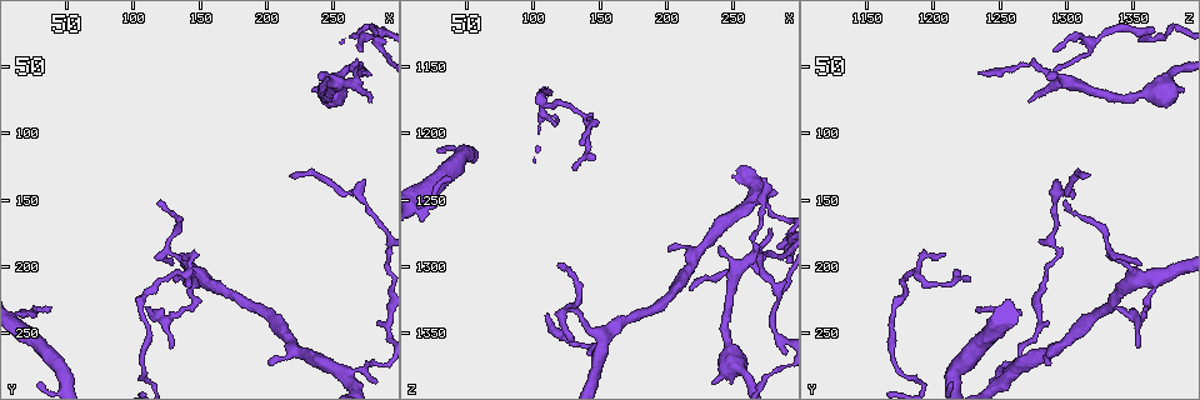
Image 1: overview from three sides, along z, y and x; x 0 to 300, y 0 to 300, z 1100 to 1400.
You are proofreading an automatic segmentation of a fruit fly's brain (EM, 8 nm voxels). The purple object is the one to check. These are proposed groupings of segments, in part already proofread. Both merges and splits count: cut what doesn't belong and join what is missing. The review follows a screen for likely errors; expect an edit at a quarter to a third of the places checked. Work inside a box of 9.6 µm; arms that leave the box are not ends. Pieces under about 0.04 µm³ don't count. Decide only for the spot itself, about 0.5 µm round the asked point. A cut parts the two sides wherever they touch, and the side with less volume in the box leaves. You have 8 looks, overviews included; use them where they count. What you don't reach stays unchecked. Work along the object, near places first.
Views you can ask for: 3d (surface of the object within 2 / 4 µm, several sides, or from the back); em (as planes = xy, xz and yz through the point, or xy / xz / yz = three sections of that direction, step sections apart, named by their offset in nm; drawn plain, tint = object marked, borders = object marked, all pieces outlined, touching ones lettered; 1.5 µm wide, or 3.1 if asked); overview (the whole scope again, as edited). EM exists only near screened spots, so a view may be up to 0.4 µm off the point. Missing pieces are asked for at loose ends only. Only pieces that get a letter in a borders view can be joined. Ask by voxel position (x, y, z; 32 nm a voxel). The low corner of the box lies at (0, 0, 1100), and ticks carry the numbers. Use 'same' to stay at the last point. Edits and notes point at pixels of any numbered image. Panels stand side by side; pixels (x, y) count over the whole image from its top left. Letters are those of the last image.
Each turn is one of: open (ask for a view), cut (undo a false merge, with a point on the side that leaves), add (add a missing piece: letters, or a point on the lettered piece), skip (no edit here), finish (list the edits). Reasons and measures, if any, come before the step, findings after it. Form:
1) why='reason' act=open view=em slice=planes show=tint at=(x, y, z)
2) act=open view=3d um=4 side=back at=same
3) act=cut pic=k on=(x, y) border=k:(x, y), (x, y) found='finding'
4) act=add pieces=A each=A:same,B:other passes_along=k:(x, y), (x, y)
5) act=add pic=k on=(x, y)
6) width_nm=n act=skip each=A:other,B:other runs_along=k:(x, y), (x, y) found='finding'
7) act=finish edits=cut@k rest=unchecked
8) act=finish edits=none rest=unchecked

why='calibre changes' act=open view=3d um=4 at=(250, 72, 1362)

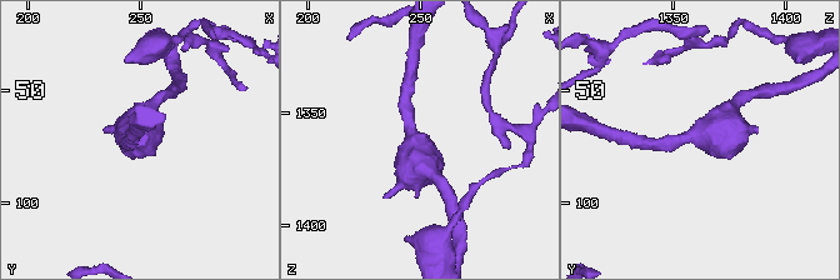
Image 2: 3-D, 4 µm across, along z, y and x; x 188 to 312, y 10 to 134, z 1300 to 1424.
why='now the EM' act=open view=em slice=xz step=4 show=borders at=(248, 69, 1362)

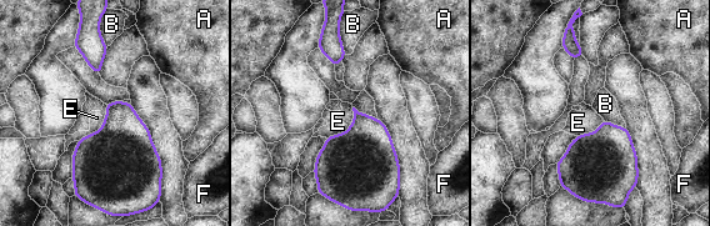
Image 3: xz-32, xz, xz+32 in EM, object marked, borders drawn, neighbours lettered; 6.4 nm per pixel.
act=open view=em slice=planes show=borders at=same

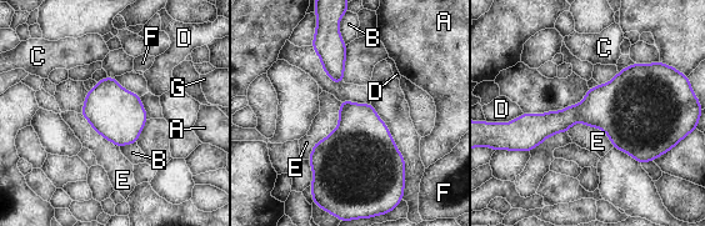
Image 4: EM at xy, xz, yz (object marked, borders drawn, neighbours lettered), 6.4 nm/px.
arm_widths_nm=200,260 act=skip each=A:other,B:other,C:other,D:other,E:other,F:other,G:other found='one neuron here'

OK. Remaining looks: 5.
why='branch stops here' act=open view=3d um=4 at=(278, 76, 1272)

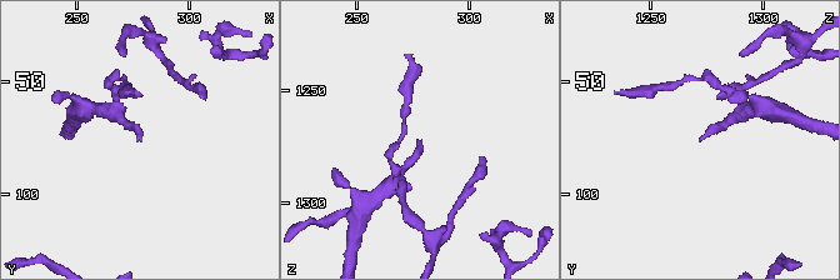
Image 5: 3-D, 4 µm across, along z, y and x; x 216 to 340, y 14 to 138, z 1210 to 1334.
why='shape alone is not enough' act=open view=em slice=planes show=borders at=(277, 76, 1271)

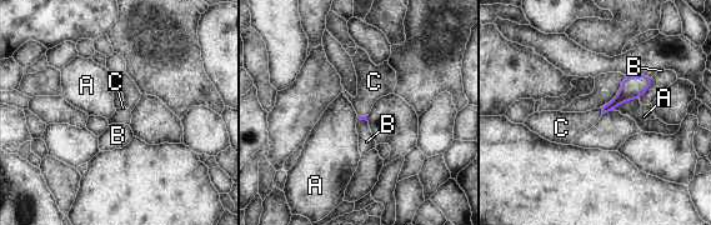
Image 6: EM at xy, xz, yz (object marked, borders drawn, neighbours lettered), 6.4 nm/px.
act=add pieces=C each=A:other,B:other,C:same passes_along=6:(632, 86), (602, 111), (567, 126) found='the neuron continues'

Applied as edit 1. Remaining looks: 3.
act=open view=overview

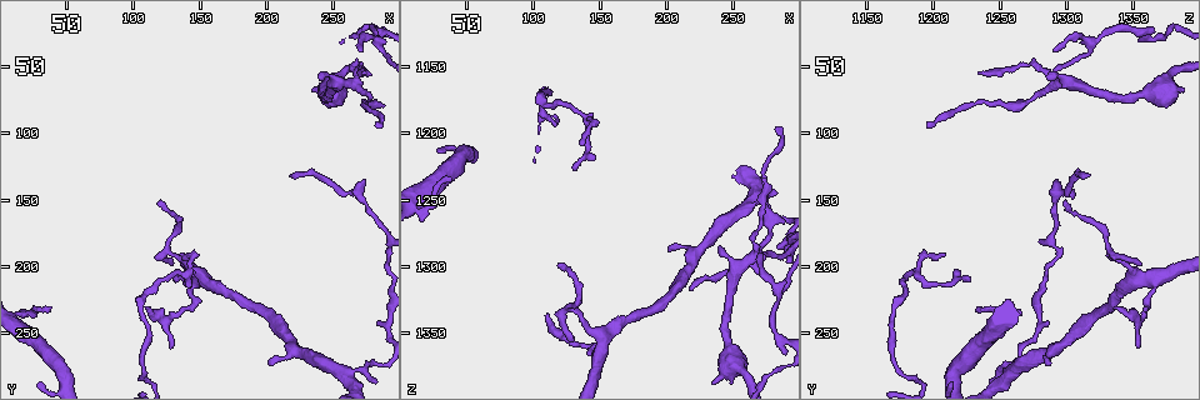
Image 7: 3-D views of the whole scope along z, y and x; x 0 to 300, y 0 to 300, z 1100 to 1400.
why='thin end' act=open view=em slice=planes show=borders at=(120, 152, 1298)

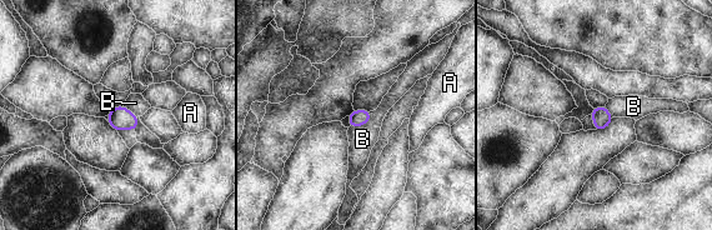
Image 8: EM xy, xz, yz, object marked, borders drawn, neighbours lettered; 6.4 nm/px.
longest_contact=B:180nm act=skip each=A:other,B:other border=8:(370, 111), (366, 123), (349, 128) found='no lettered piece goes on from it'

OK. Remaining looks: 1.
act=finish edits=add@6 rest=unchecked

